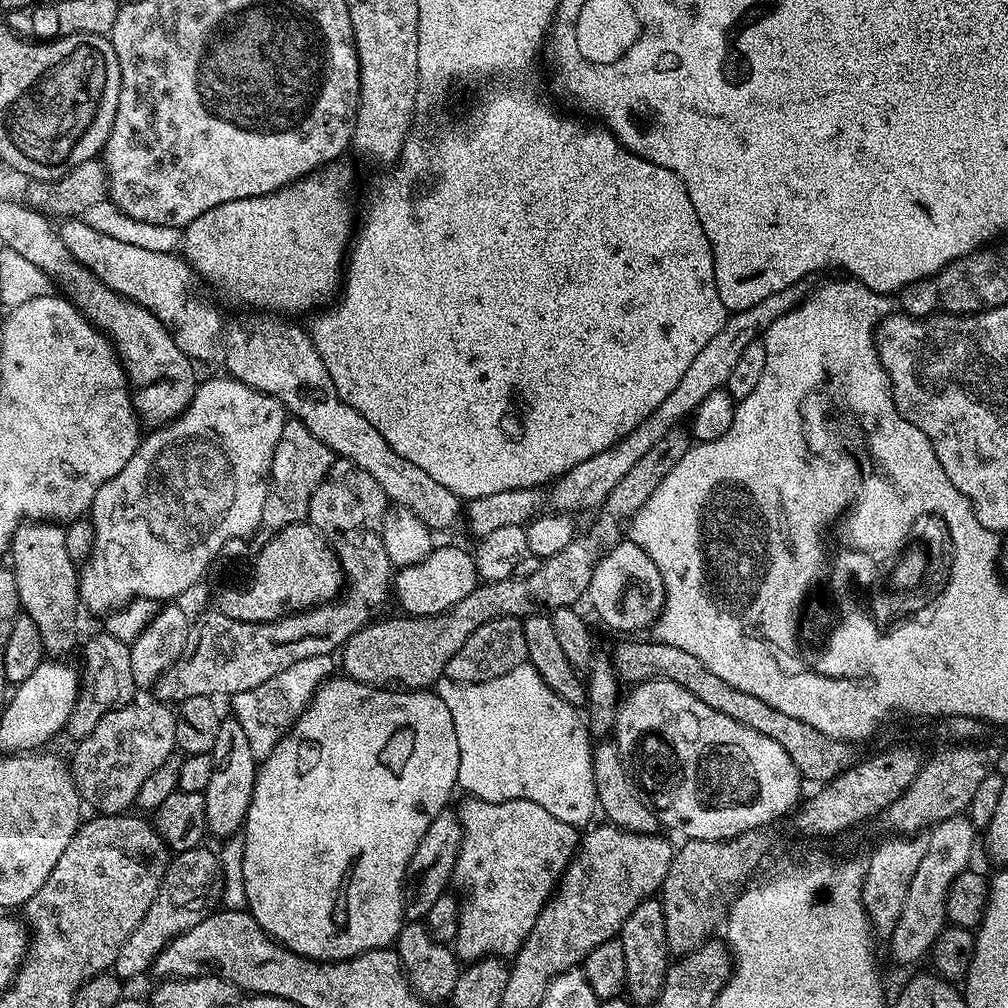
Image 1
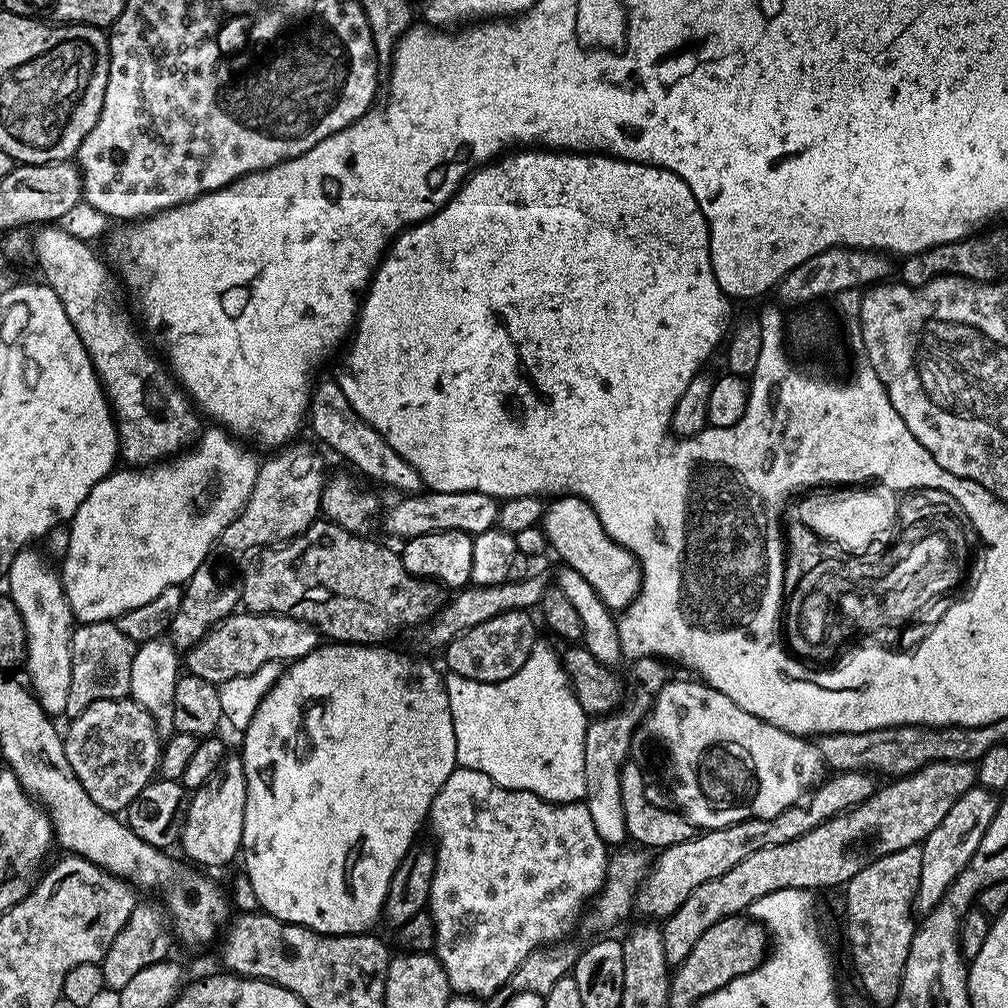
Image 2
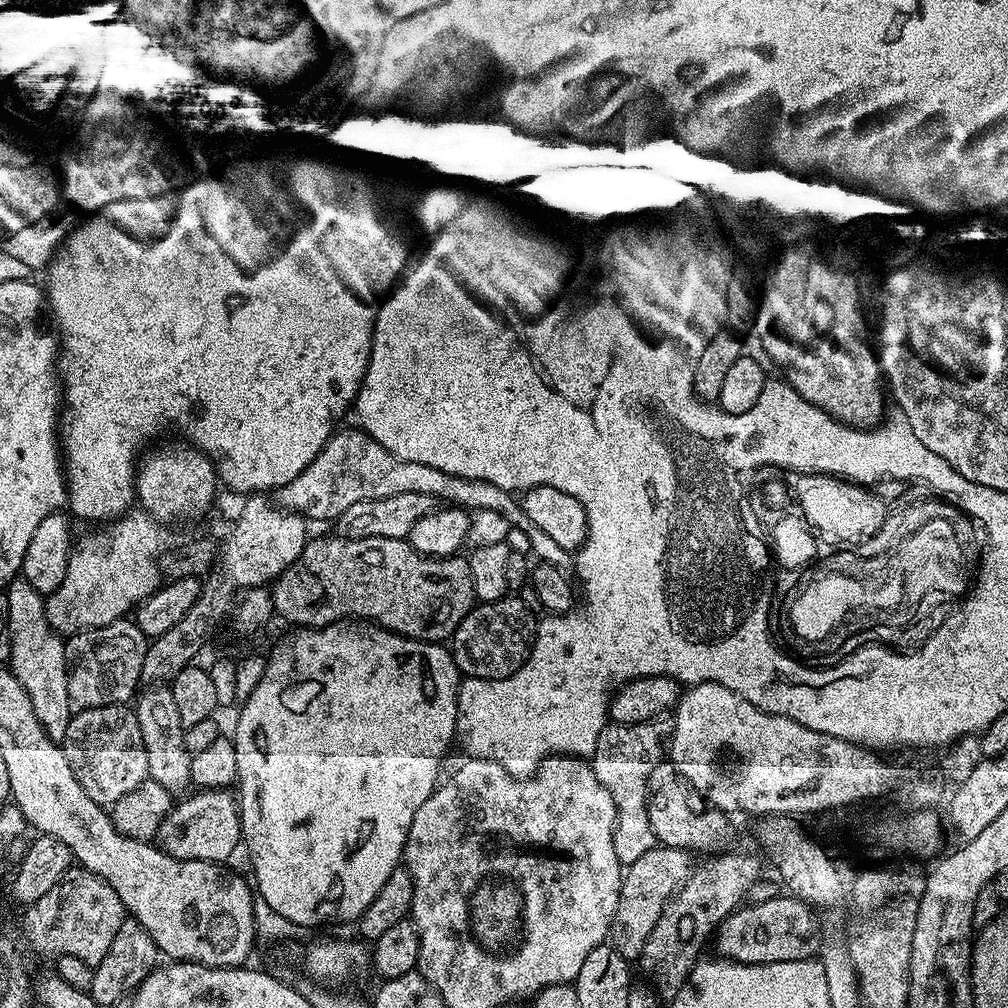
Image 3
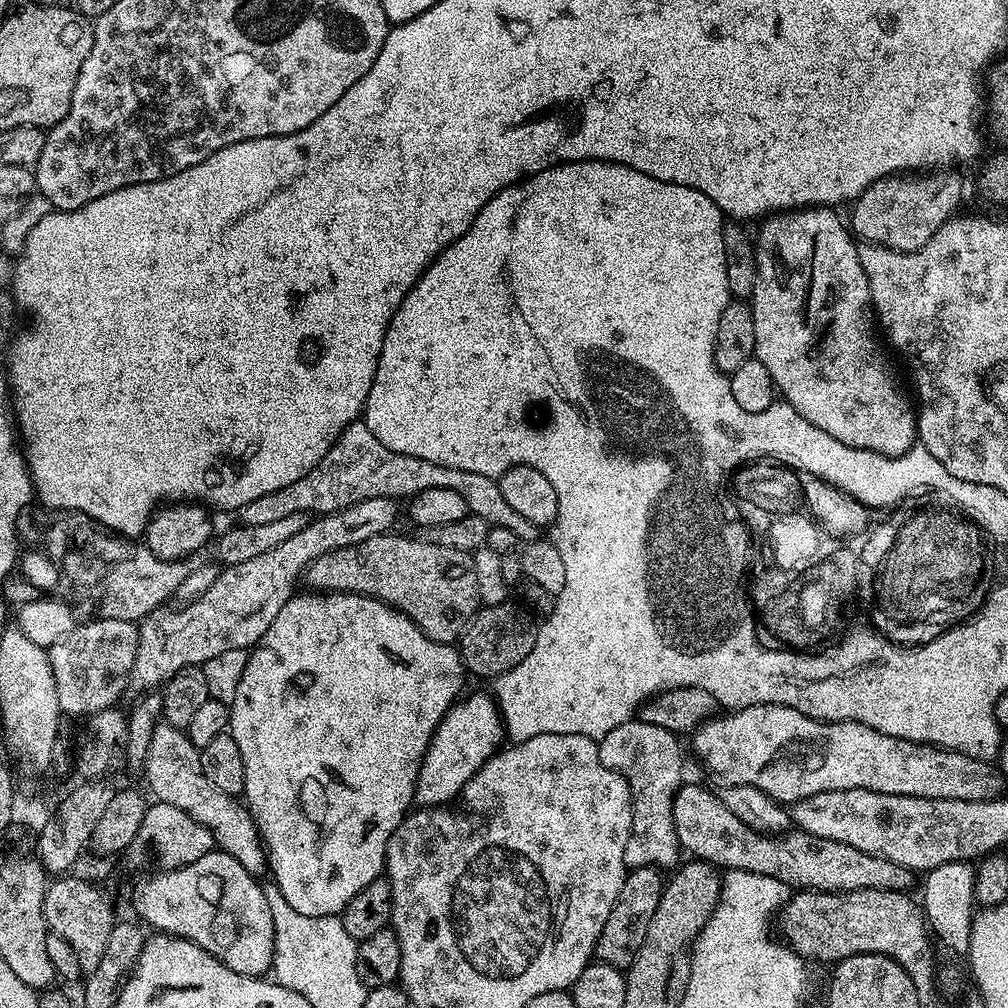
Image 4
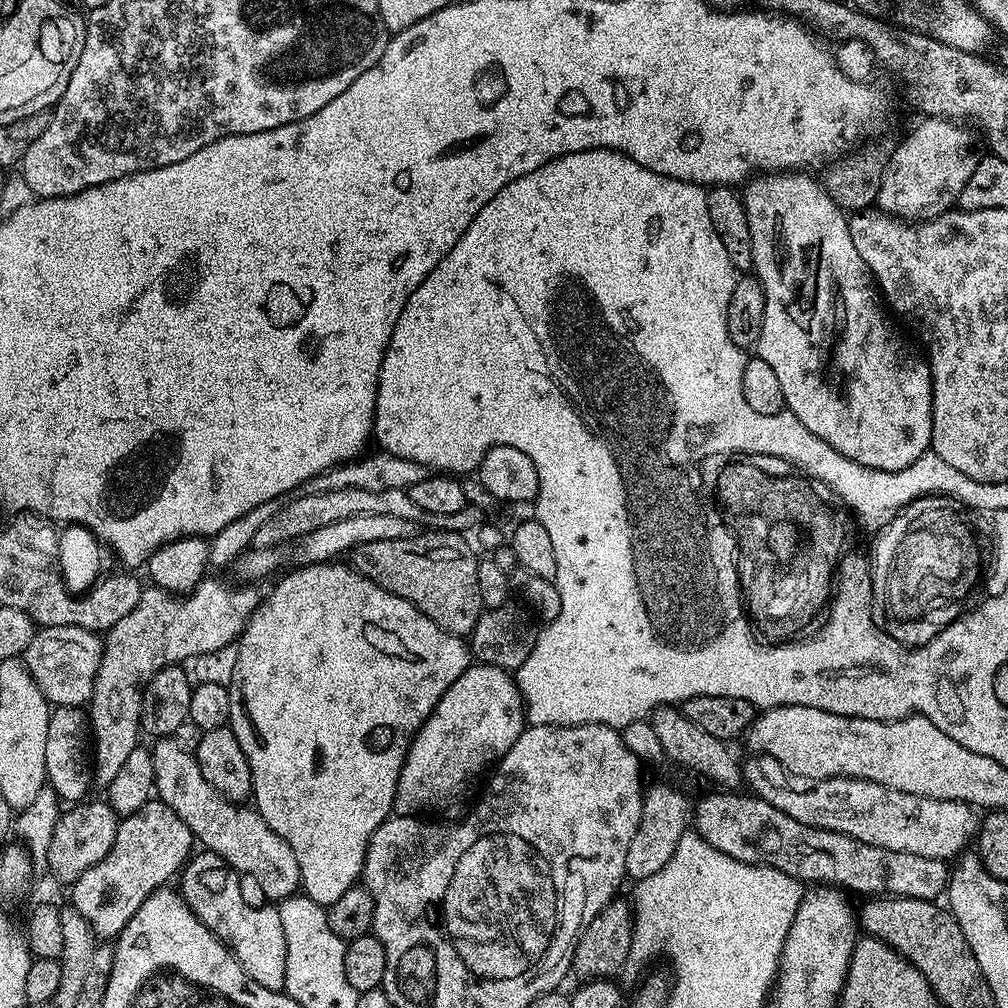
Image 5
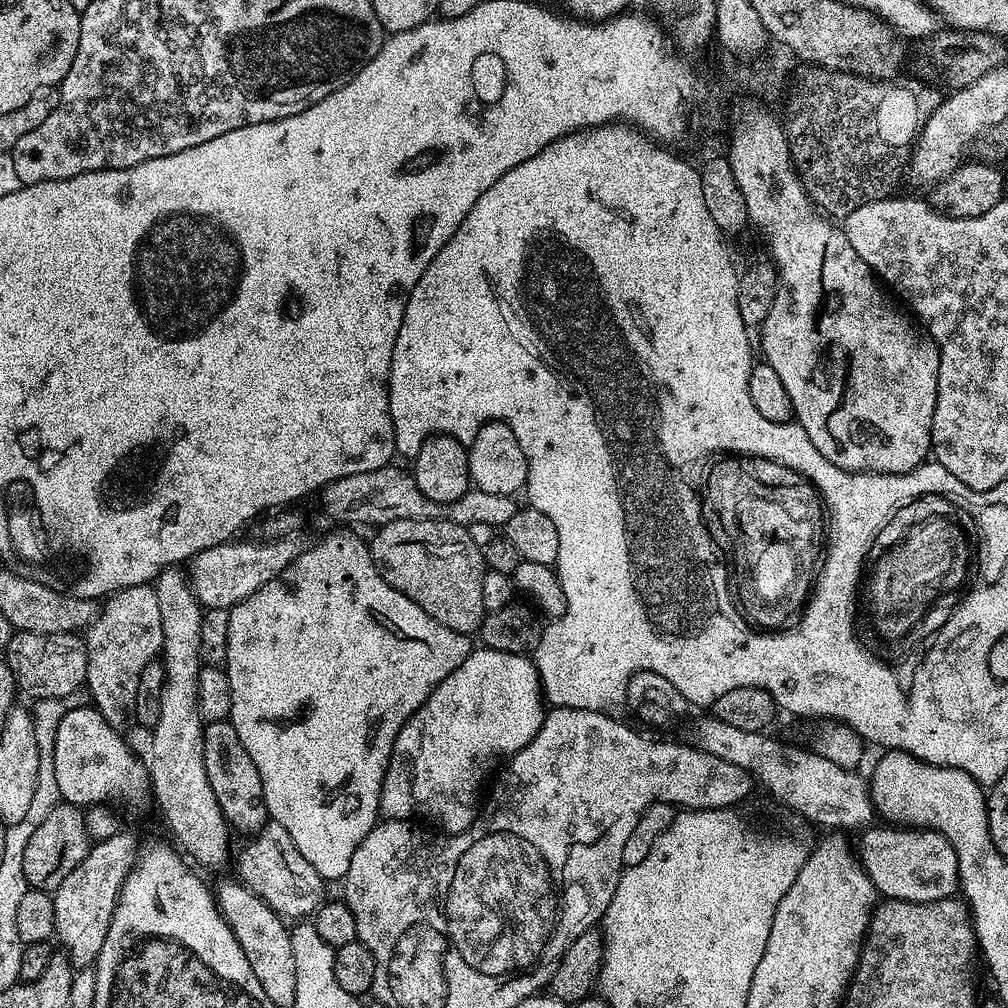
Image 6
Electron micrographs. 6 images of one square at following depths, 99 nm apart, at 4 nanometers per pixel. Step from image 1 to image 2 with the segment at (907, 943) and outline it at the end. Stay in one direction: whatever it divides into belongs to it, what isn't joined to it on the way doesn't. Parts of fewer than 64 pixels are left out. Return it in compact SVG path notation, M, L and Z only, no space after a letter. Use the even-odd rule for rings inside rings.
M979 786L971 788L951 806L942 822L924 840L921 848L922 871L919 879L918 894L915 896L915 909L927 914L936 908L941 898L948 892L955 877L967 868L974 851L982 842L982 837L997 813L999 799L995 793Z

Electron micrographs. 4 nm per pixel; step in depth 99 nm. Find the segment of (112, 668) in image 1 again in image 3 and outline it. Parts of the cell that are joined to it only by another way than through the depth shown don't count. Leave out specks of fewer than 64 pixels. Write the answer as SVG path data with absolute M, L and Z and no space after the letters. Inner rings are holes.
M128 618L69 635L64 653L68 663L68 697L73 710L127 705L141 687L142 662L146 662L149 643L149 637L144 636L142 630L138 630L138 626Z

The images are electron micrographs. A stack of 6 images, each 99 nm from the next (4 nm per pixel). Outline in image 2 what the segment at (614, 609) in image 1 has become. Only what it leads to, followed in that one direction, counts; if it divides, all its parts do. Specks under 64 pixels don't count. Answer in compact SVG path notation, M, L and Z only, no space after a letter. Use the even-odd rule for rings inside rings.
M561 495L554 504L549 503L542 527L548 538L548 548L564 556L563 563L567 567L578 570L599 596L604 597L604 603L616 610L627 609L628 605L640 593L640 585L644 575L640 562L630 550L618 546L606 534L598 514L585 502L581 496Z

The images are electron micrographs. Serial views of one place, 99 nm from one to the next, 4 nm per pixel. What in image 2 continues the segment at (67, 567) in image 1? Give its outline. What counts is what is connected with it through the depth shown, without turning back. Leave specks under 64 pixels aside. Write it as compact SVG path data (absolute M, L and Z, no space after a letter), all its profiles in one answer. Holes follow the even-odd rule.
M32 546L25 548L14 558L14 562L10 562L6 573L6 595L12 599L14 606L18 606L22 626L26 626L27 683L42 710L53 718L59 718L65 715L66 701L70 699L74 617L70 602L66 602L59 571L55 567L52 569L47 558L34 549Z

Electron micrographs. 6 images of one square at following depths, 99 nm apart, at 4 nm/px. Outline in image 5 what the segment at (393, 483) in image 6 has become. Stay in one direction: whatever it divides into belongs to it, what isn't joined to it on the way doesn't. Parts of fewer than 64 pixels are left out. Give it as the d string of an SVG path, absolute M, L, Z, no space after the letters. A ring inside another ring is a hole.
M357 488L334 490L333 492L307 491L305 494L293 495L287 502L281 503L278 514L273 514L267 522L258 526L258 534L254 534L252 547L279 548L286 546L314 530L322 530L322 526L330 526L330 522L342 522L342 518L350 518L358 514L390 514L397 518L415 520L428 530L443 530L457 534L471 533L482 520L481 509L471 506L458 510L458 514L430 514L426 510L422 510L422 506L416 505L410 499L408 491L402 488L378 490L377 492L358 490Z

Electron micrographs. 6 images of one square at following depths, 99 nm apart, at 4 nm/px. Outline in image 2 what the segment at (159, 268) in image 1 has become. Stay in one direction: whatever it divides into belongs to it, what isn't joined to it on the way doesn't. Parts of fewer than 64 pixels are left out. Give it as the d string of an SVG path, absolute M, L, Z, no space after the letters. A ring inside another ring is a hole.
M335 379L324 380L321 384L319 381L313 387L310 428L311 424L313 434L326 447L333 448L346 463L353 464L362 475L400 492L396 494L416 494L421 491L422 481L418 470L414 470L414 466L410 466L410 462L406 462L406 458L402 458L402 454L398 454L394 446L390 446L390 442L386 442L382 434L378 434L378 430L374 430L374 426L370 426L353 410Z

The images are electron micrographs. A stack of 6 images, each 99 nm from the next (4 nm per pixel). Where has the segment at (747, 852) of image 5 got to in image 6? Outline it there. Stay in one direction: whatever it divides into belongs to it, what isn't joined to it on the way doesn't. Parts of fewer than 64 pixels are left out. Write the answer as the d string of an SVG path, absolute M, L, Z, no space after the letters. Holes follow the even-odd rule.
M869 826L859 833L858 855L861 866L881 897L925 904L947 900L960 892L958 854L941 832L894 828L898 826L876 827Z

